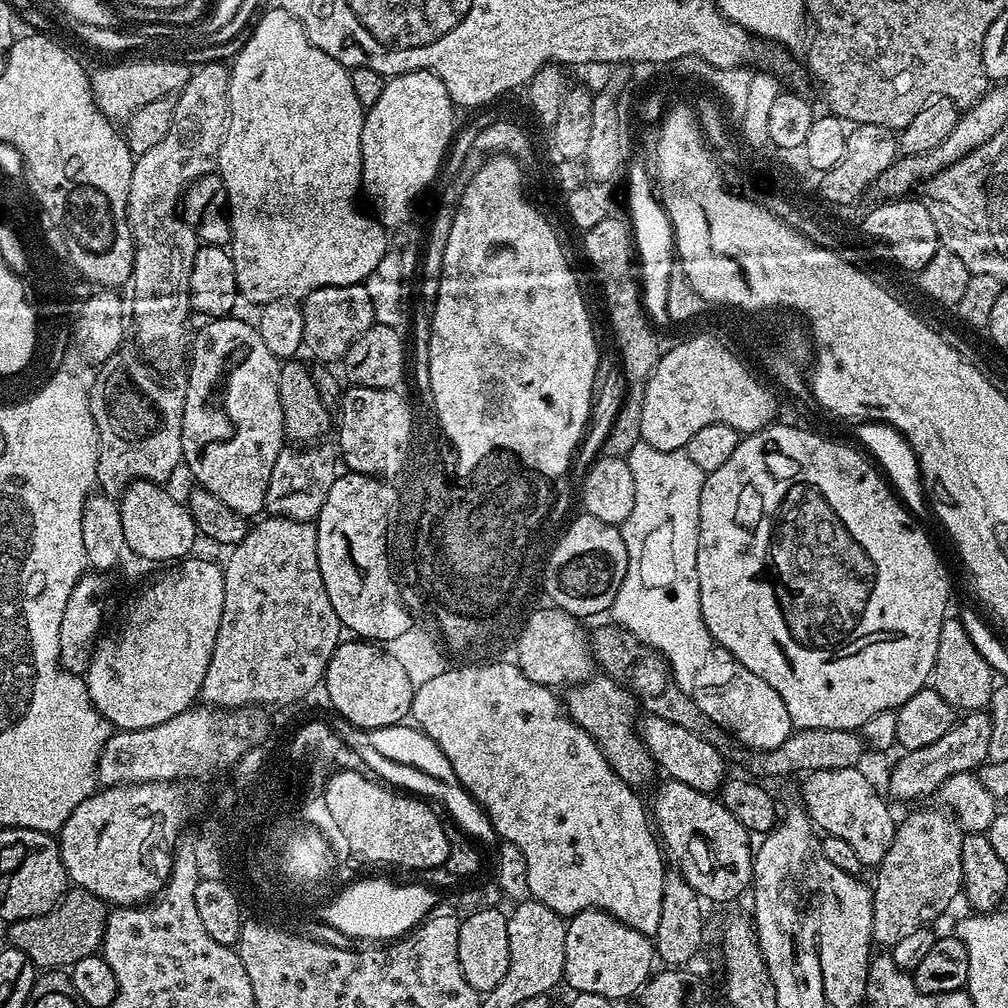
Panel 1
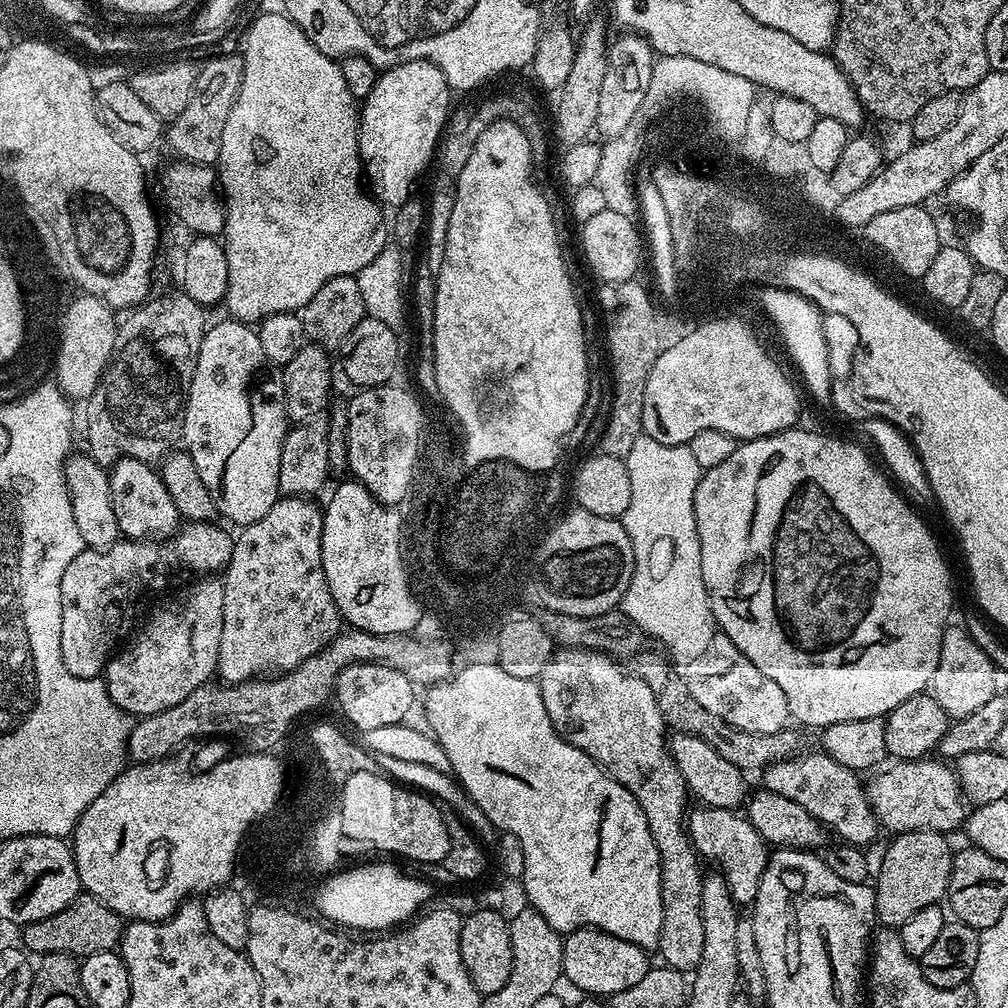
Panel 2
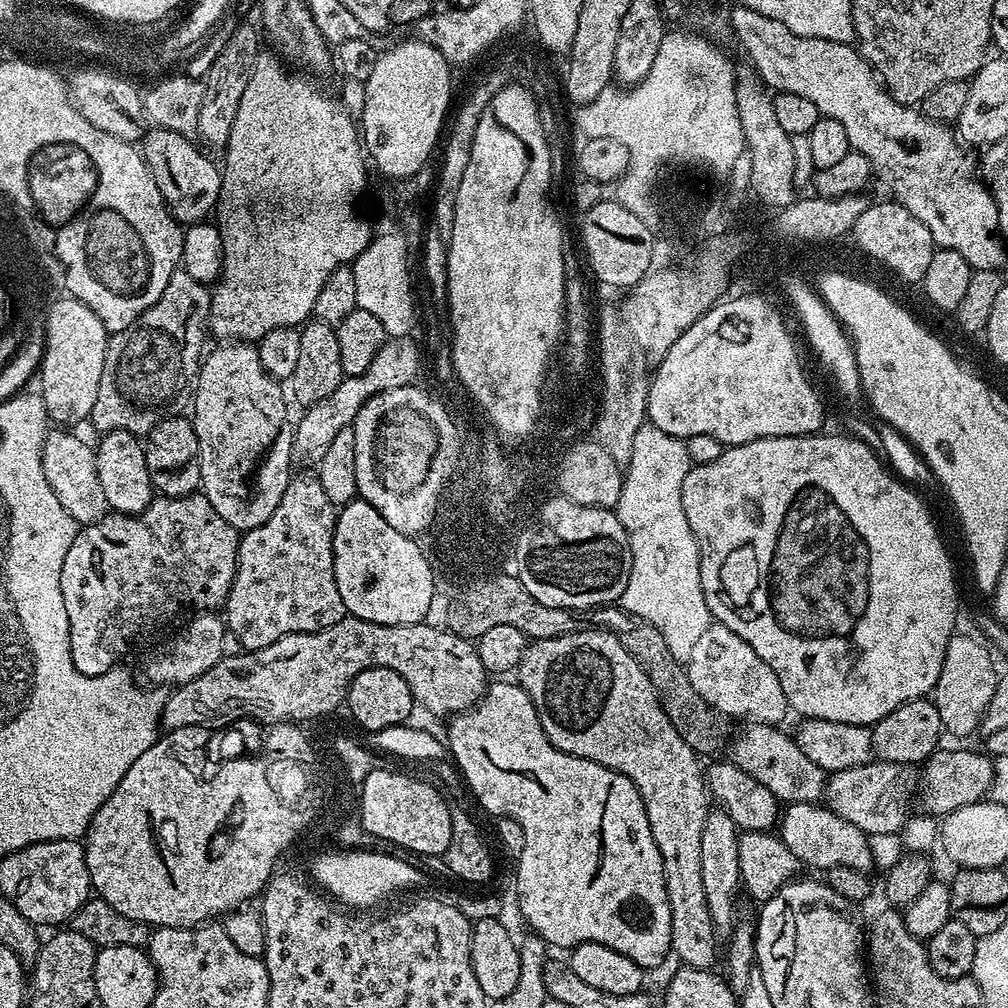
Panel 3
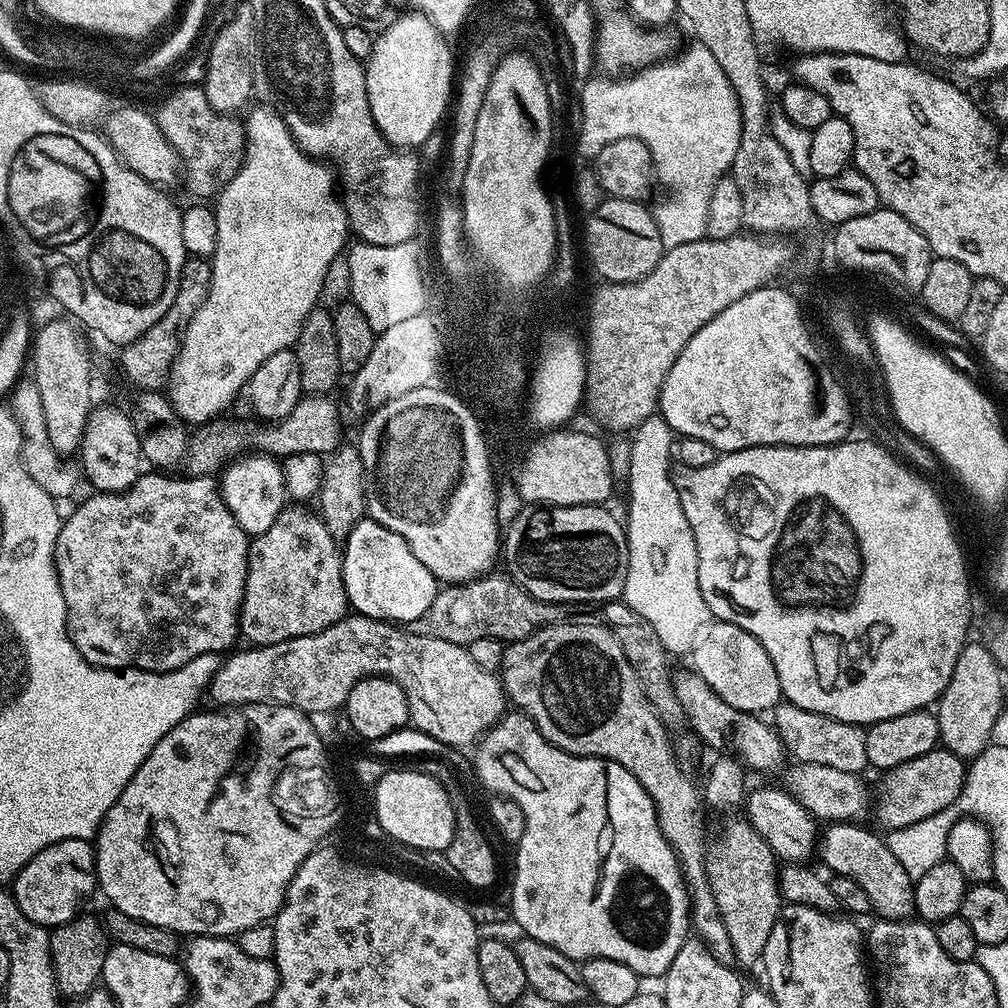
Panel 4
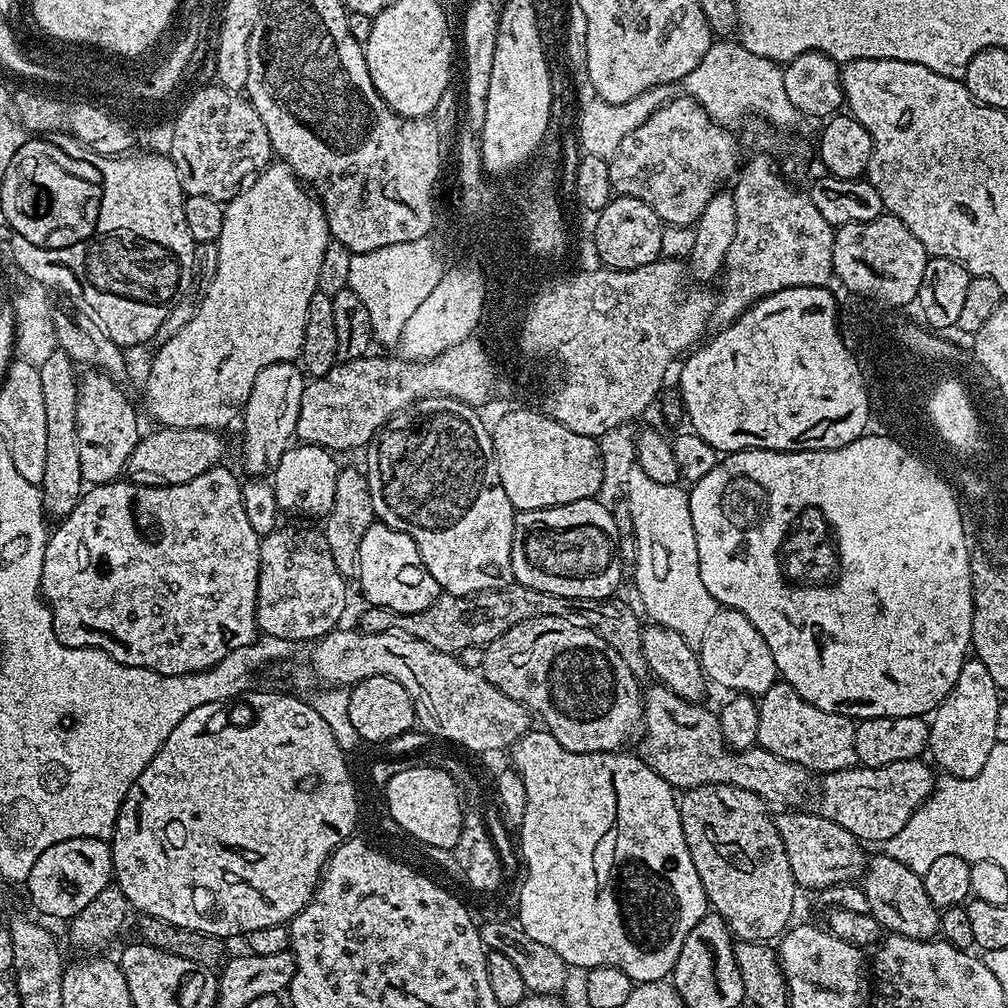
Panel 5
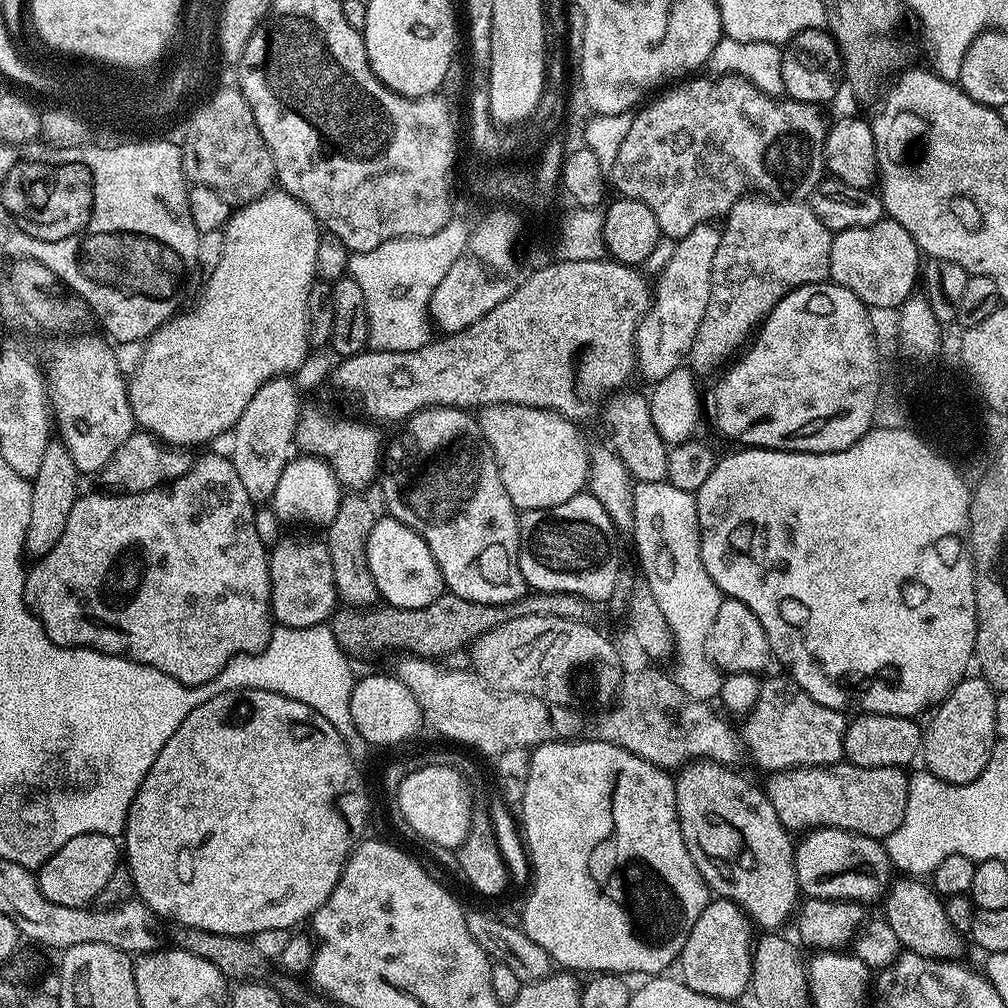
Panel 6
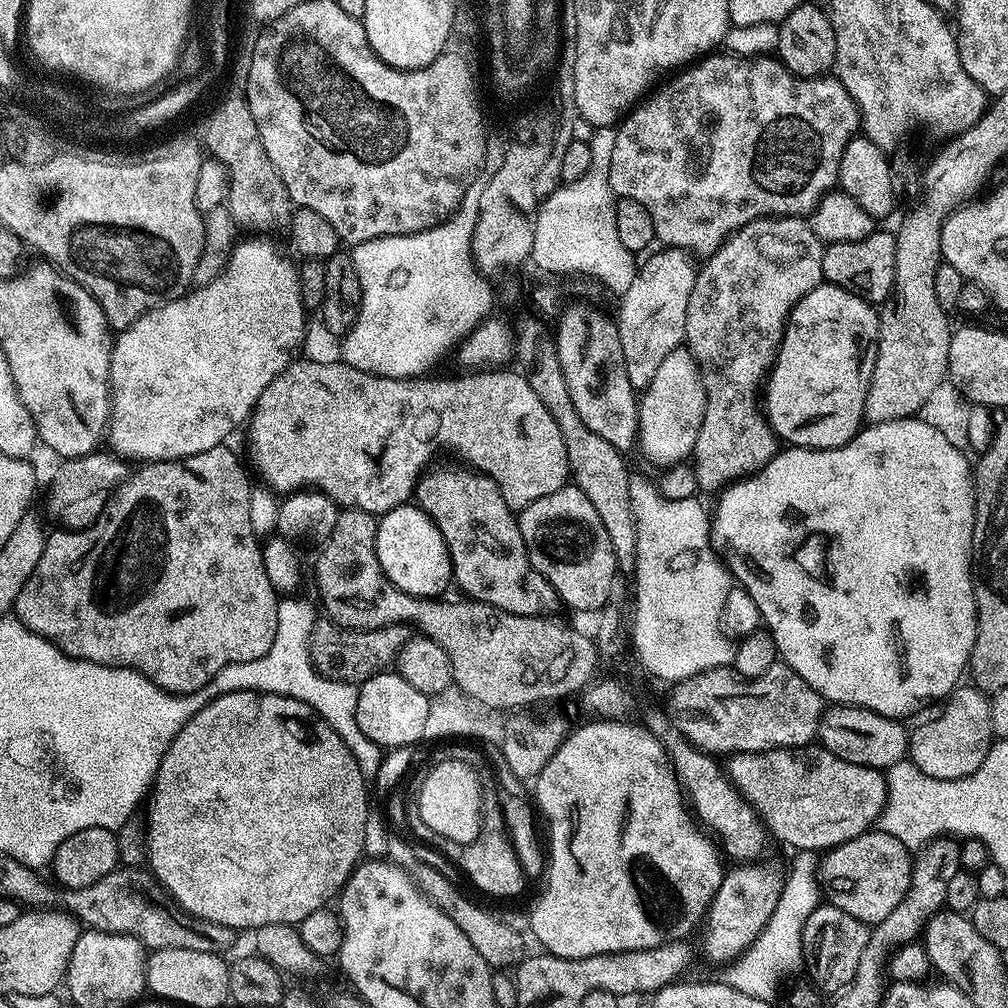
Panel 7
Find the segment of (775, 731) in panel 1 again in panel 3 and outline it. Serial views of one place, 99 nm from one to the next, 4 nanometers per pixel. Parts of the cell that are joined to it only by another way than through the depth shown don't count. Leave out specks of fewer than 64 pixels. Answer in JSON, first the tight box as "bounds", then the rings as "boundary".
{"bounds":[686,623,789,724],"boundary":[[[709,623],[705,633],[694,642],[686,667],[694,690],[725,717],[751,716],[750,720],[757,723],[778,724],[789,713],[788,699],[778,676],[758,654],[754,654],[754,648],[748,642],[743,642],[738,634],[722,623]]]}

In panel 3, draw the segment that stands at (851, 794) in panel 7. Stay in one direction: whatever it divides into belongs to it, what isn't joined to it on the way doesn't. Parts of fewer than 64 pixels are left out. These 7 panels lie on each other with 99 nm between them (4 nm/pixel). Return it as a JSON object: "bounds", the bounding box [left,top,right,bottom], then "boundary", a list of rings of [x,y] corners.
{"bounds":[918,748,995,818],"boundary":[[[943,748],[933,752],[918,772],[918,804],[920,800],[924,807],[921,809],[933,818],[943,818],[958,810],[958,806],[983,799],[991,791],[993,782],[995,761],[987,753],[966,748]]]}

